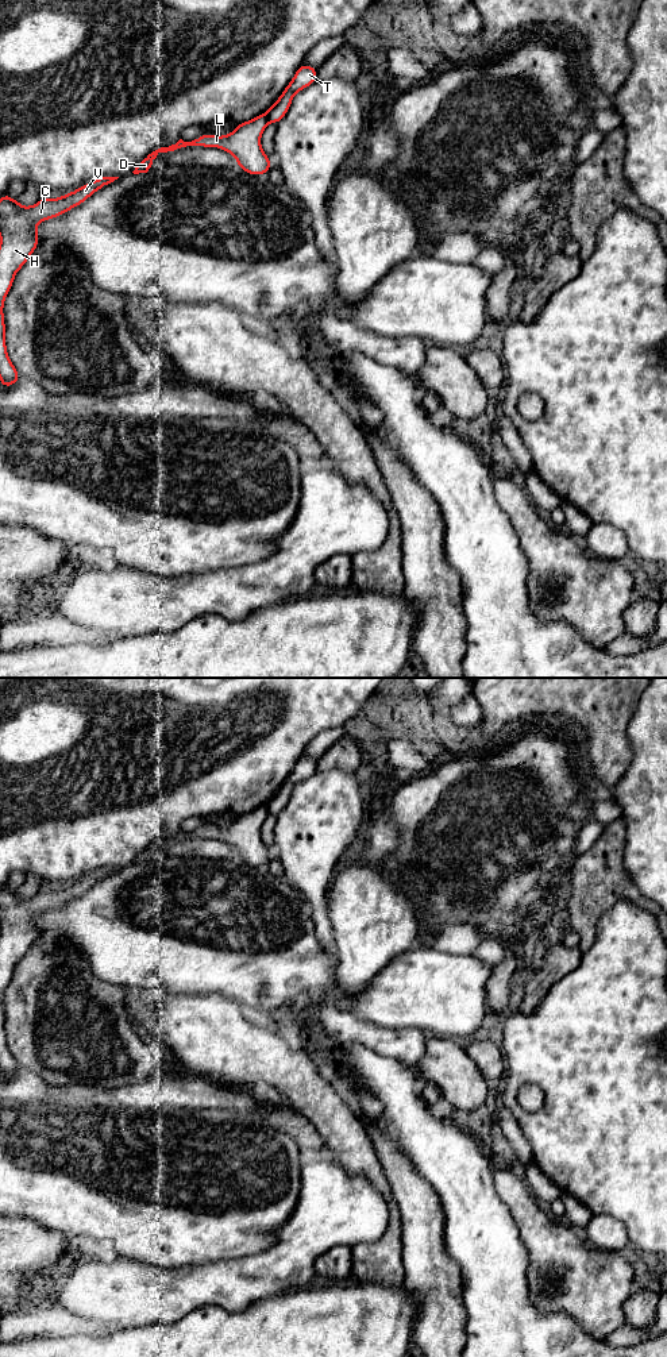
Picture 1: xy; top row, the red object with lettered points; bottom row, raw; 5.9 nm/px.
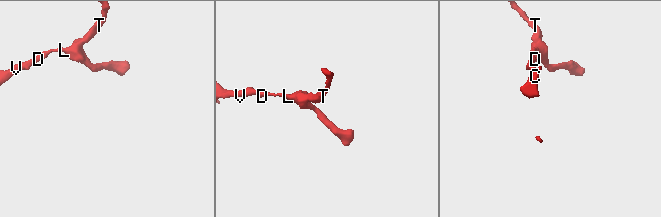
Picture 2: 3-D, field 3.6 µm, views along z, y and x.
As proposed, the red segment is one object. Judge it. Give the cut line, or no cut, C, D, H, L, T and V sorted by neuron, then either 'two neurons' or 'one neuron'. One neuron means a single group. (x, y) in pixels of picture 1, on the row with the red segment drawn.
cut xy (265, 114), (269, 120); groups C D H L V / T; two neurons

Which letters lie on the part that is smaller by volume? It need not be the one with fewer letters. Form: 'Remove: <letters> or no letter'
Remove: T

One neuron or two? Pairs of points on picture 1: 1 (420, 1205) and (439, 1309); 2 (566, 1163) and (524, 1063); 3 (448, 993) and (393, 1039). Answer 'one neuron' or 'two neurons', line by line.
1: one neuron
2: one neuron
3: two neurons

